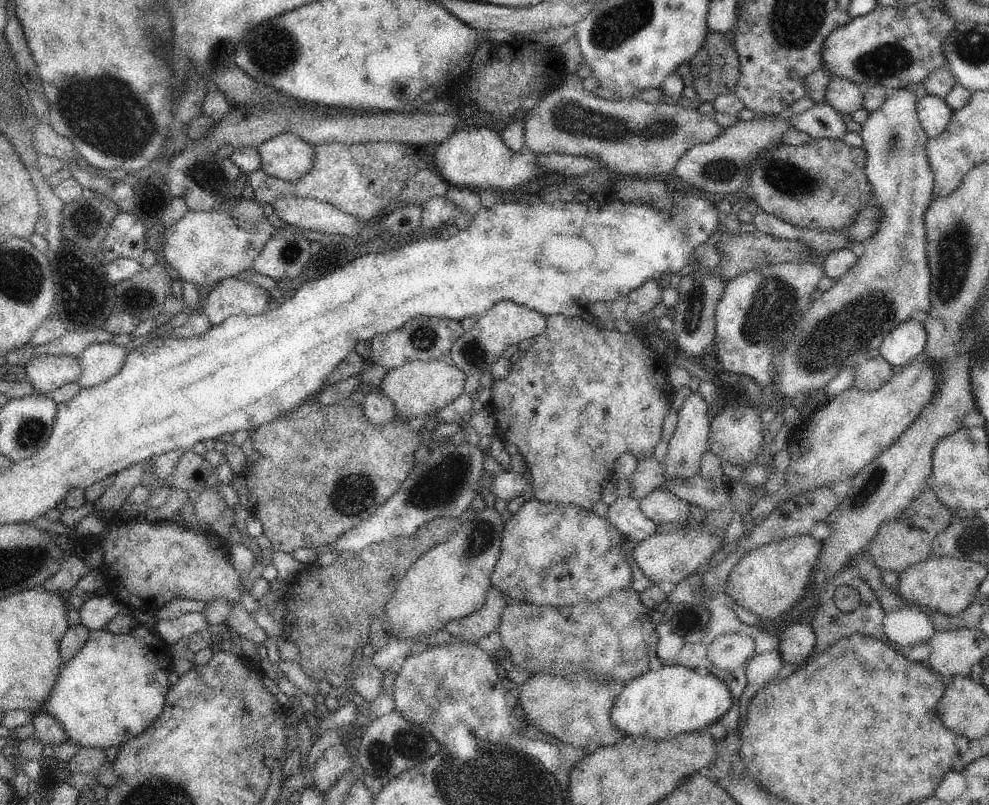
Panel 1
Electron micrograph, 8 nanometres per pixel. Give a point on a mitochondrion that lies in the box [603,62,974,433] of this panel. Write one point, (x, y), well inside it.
(852, 325)

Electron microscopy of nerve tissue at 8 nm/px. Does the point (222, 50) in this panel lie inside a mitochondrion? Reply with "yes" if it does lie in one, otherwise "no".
yes

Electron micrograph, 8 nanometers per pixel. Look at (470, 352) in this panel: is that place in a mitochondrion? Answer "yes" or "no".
yes

